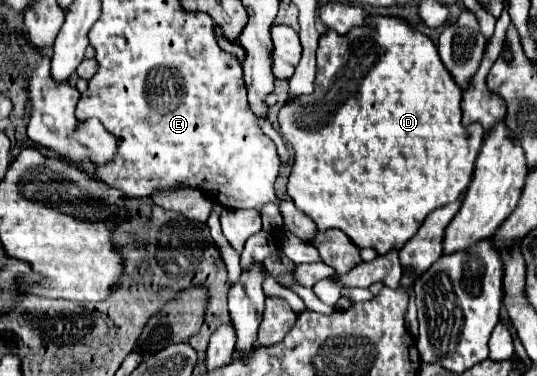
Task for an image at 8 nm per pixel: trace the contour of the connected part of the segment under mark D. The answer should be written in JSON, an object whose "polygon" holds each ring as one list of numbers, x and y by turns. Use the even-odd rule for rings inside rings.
{"polygon":[[371,17,371,23,375,23,375,31,361,27,361,29,353,29,353,33,349,33,349,37,341,37,333,31,329,31,327,35,321,37,319,49,317,49,315,93,309,97,297,97,297,101,285,103,285,107,279,111,279,125,281,125,283,137,289,141,289,145,295,151,295,161,291,165,291,175,289,175,289,185,287,185,287,193,293,199,293,203,315,221,315,225,321,233,327,231,327,227,337,227,359,249,371,247,377,251,377,255,385,255,391,249,399,251,417,233,417,229,421,227,421,223,425,221,425,217,431,211,439,209,441,205,449,205,463,195,463,191,471,183,475,157,481,149,481,139,483,139,485,131,483,131,481,123,463,127,461,109,459,109,463,91,457,89,455,79,445,69,443,61,439,59,437,47,433,45,433,41,429,37,417,33,409,23,405,23,403,19,397,19,397,17]]}

